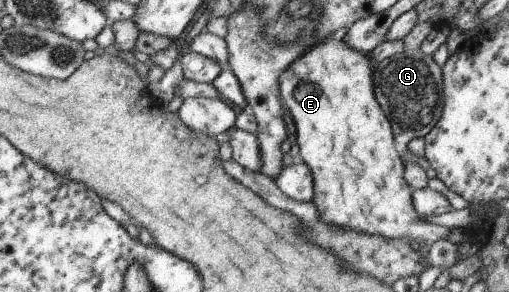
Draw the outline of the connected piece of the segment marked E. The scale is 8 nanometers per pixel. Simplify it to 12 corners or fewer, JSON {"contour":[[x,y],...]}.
{"contour":[[329,36],[279,74],[318,220],[427,243],[372,61]]}

